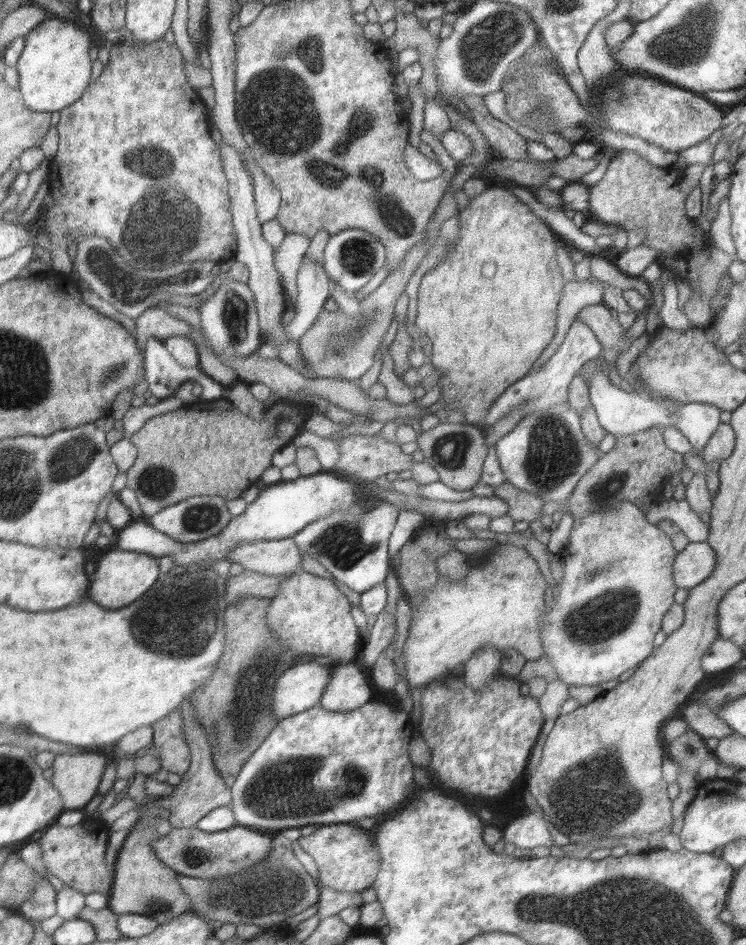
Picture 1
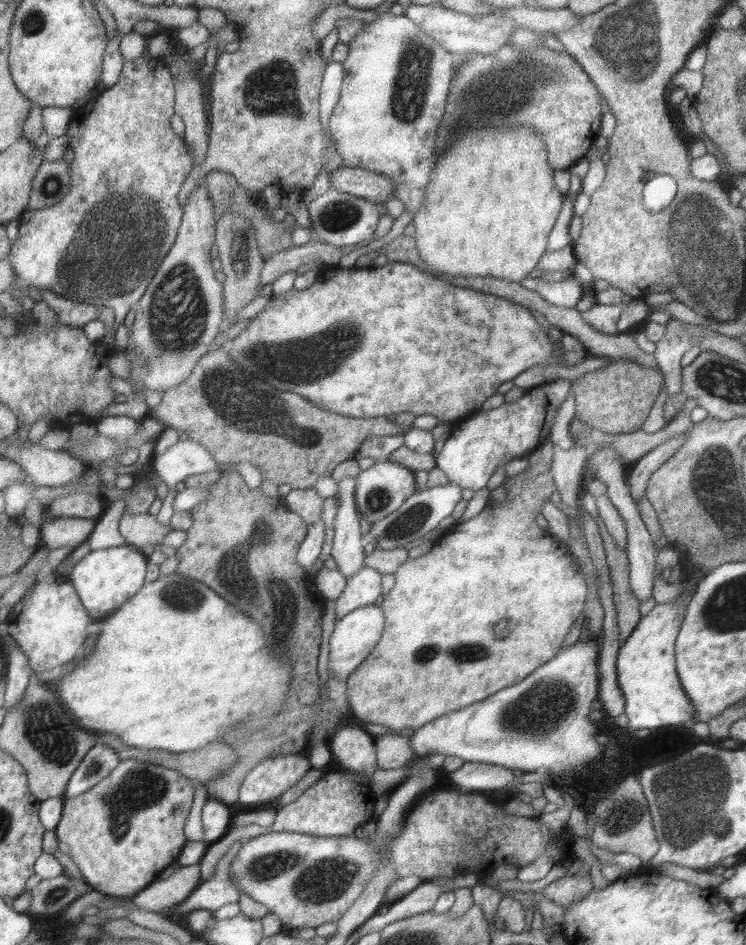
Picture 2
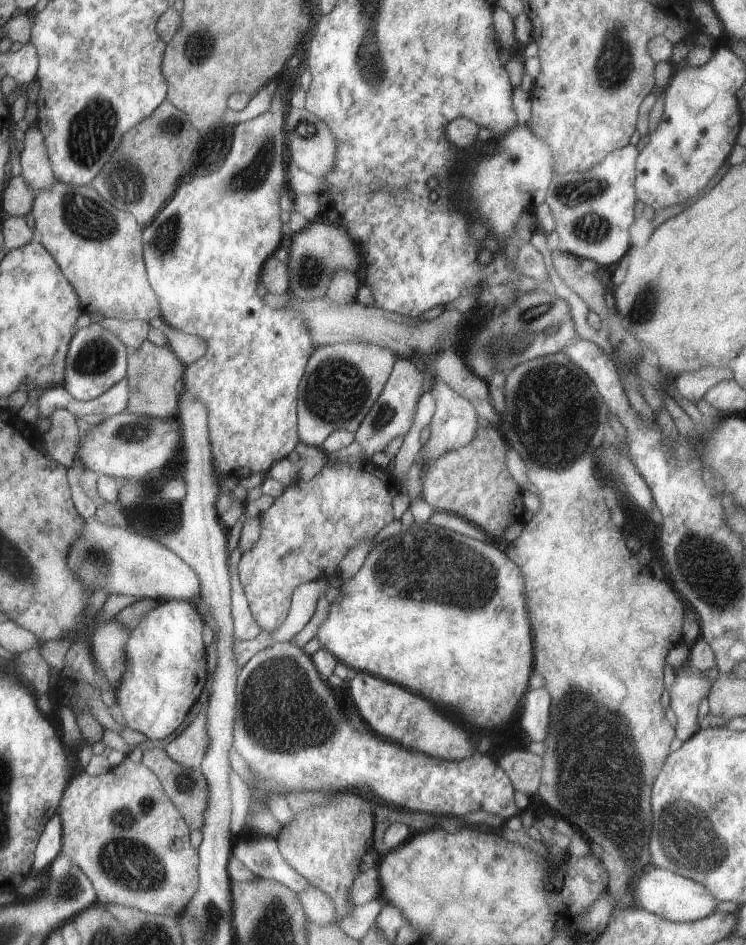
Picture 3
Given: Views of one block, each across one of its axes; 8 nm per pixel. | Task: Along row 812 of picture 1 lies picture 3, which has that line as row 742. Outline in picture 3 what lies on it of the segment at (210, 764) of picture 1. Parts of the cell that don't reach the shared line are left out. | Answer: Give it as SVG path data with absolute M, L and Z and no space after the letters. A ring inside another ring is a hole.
M209 699L203 704L198 717L165 747L165 751L172 760L192 770L201 768L209 745L207 728L205 727L205 708L208 701Z

